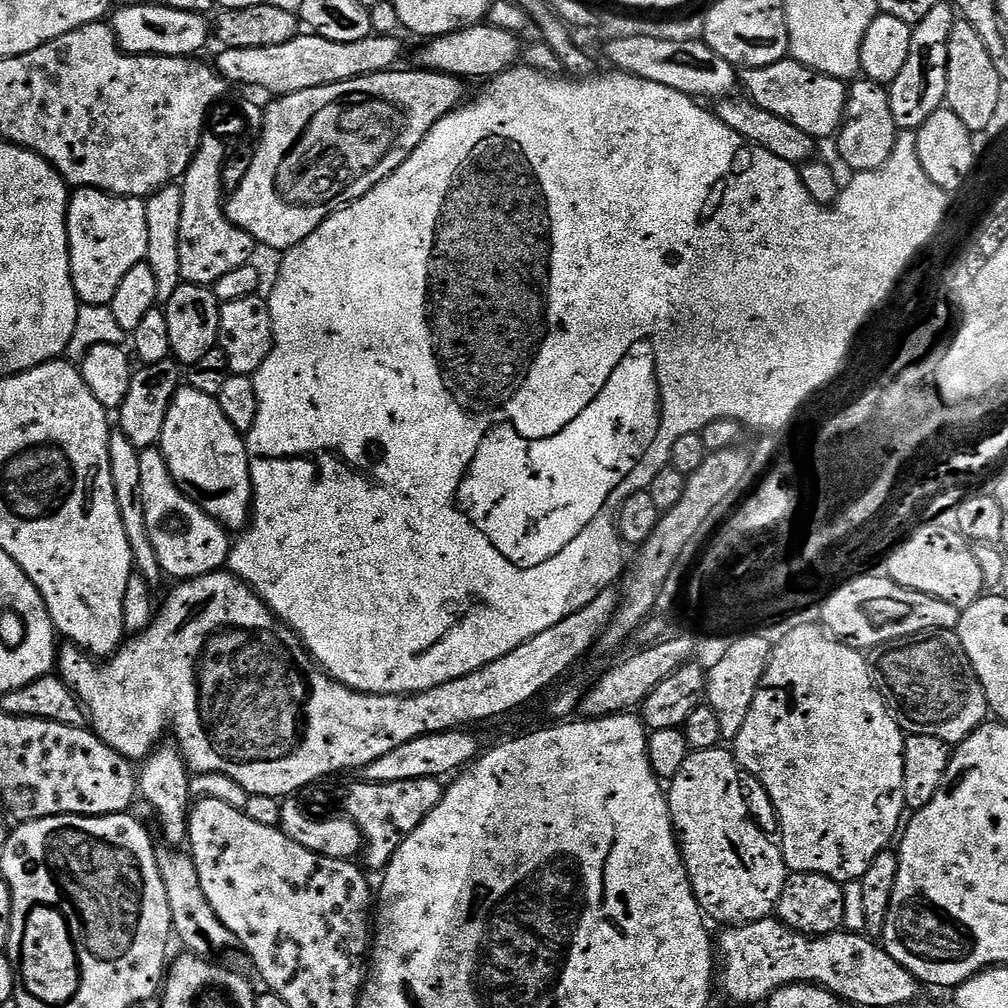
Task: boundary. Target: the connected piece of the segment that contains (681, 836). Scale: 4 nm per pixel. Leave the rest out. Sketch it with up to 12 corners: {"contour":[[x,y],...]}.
{"contour":[[727,747],[689,751],[667,785],[709,921],[776,911],[790,874],[748,813]]}

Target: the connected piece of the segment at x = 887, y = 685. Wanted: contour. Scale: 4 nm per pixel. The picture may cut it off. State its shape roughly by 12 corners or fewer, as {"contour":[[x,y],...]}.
{"contour":[[955,630],[871,653],[909,736],[955,746],[989,719]]}

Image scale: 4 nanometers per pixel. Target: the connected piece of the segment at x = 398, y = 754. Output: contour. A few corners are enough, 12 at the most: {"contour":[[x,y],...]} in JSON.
{"contour":[[468,730],[414,738],[362,770],[367,783],[459,773],[481,755]]}

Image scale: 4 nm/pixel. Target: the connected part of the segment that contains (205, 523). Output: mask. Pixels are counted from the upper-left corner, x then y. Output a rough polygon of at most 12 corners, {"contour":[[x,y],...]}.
{"contour":[[140,454],[142,506],[160,571],[183,582],[227,565],[229,529]]}

